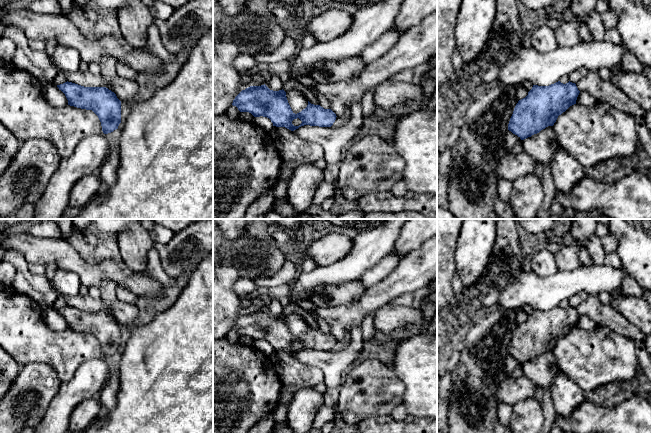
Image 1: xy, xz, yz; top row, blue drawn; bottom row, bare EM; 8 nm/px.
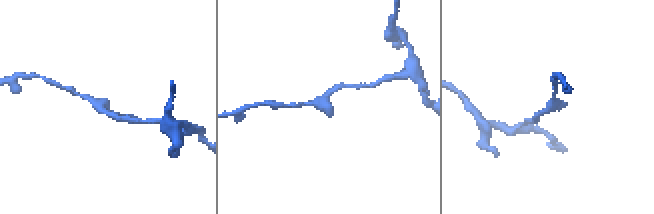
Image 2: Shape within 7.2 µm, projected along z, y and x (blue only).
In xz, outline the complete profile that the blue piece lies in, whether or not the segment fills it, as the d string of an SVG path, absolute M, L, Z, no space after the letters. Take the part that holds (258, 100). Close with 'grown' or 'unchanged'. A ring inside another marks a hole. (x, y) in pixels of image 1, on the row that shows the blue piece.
M265 84L250 86L242 90L233 100L240 112L249 112L254 117L267 117L276 127L285 127L291 131L304 125L331 127L336 120L336 114L331 109L320 105L308 105L295 114L286 97L286 92L270 90Z; unchanged

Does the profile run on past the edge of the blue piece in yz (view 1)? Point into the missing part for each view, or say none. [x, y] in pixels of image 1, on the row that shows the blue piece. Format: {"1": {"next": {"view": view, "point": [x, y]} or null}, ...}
{"1": {"next": null}}

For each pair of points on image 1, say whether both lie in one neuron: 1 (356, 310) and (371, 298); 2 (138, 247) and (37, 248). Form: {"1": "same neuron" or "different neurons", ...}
{"1": "same neuron", "2": "different neurons"}

